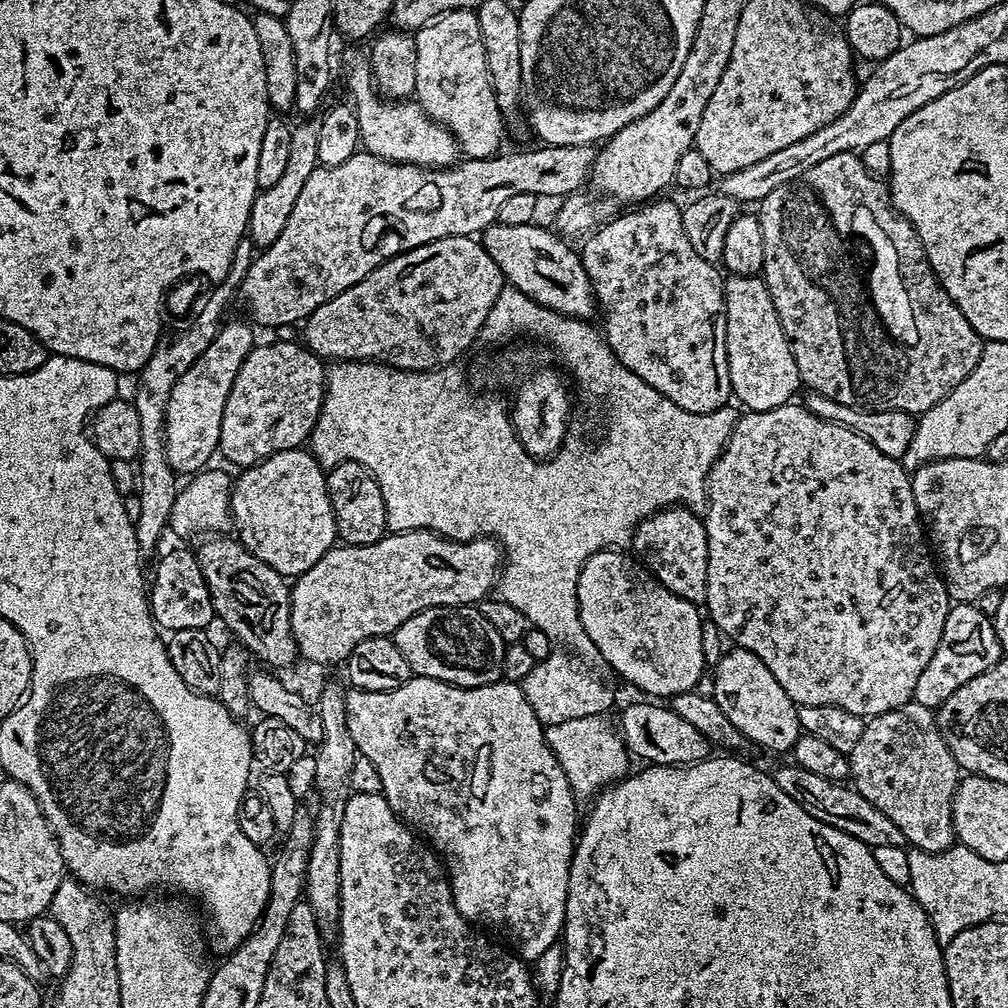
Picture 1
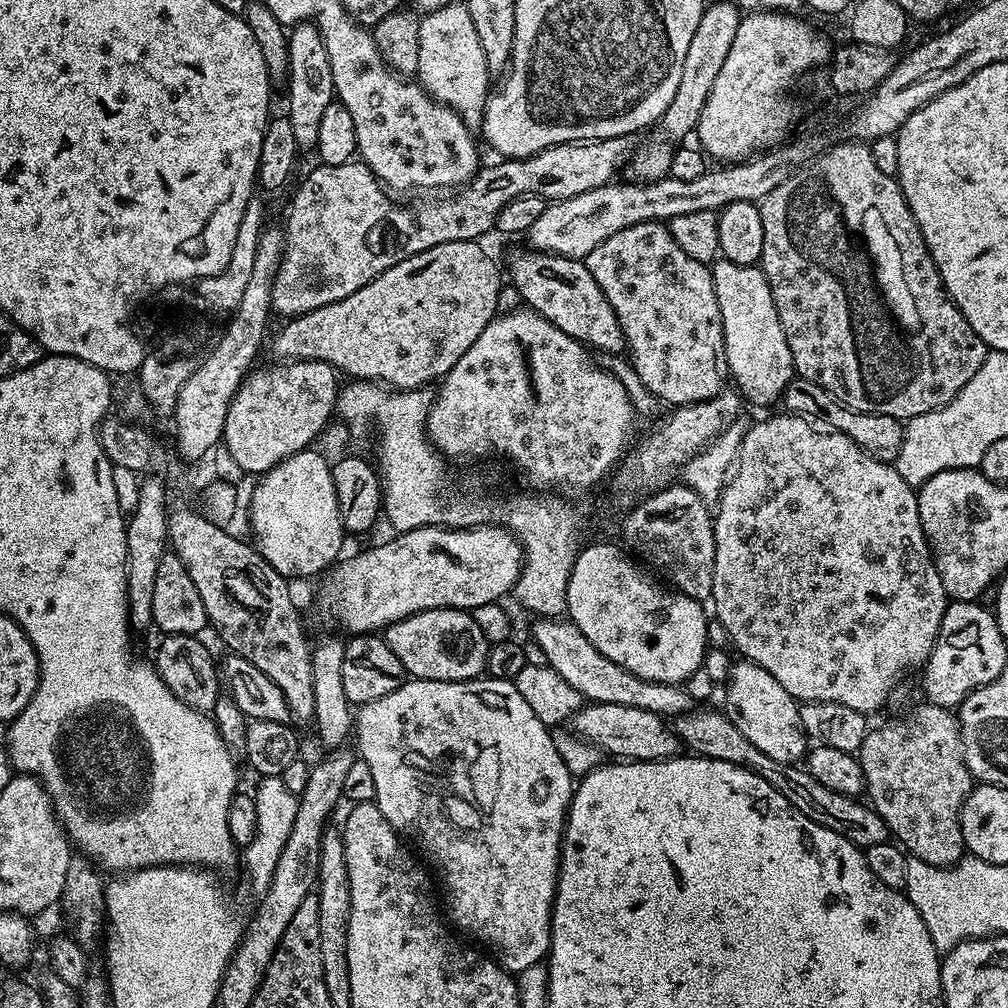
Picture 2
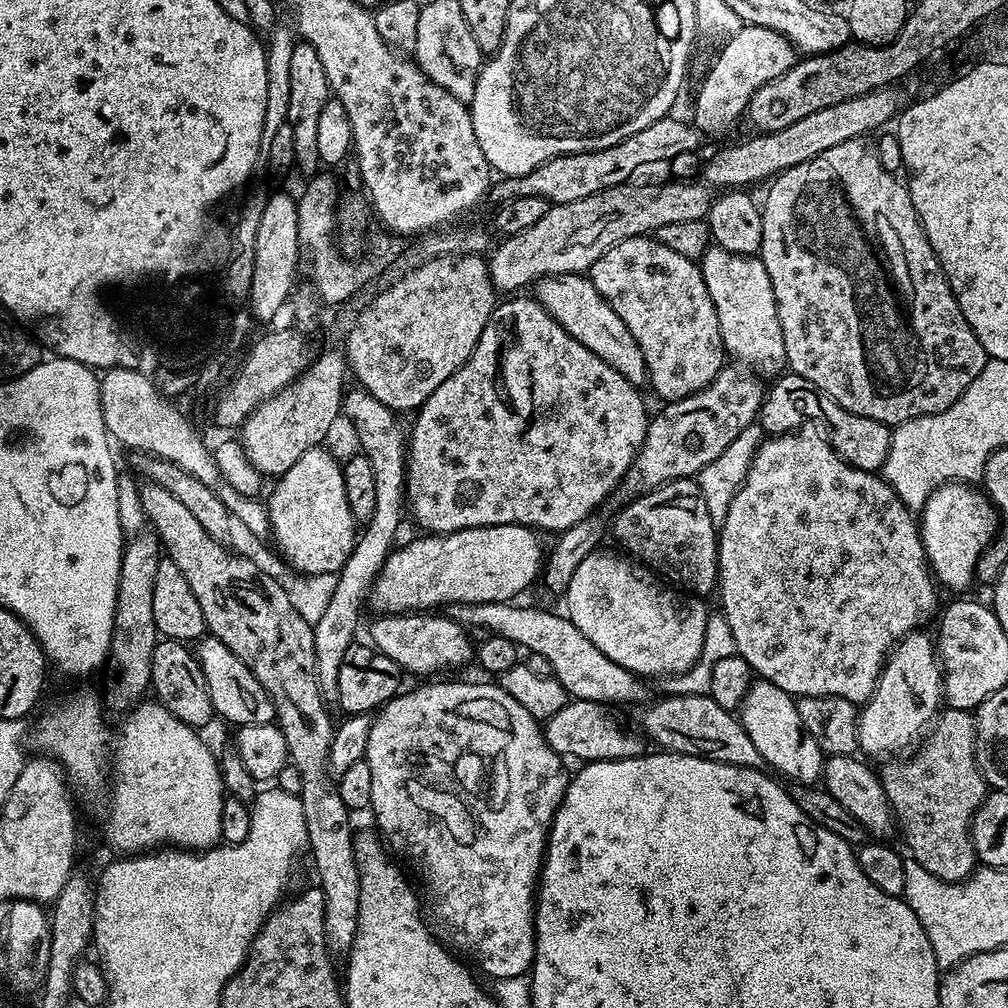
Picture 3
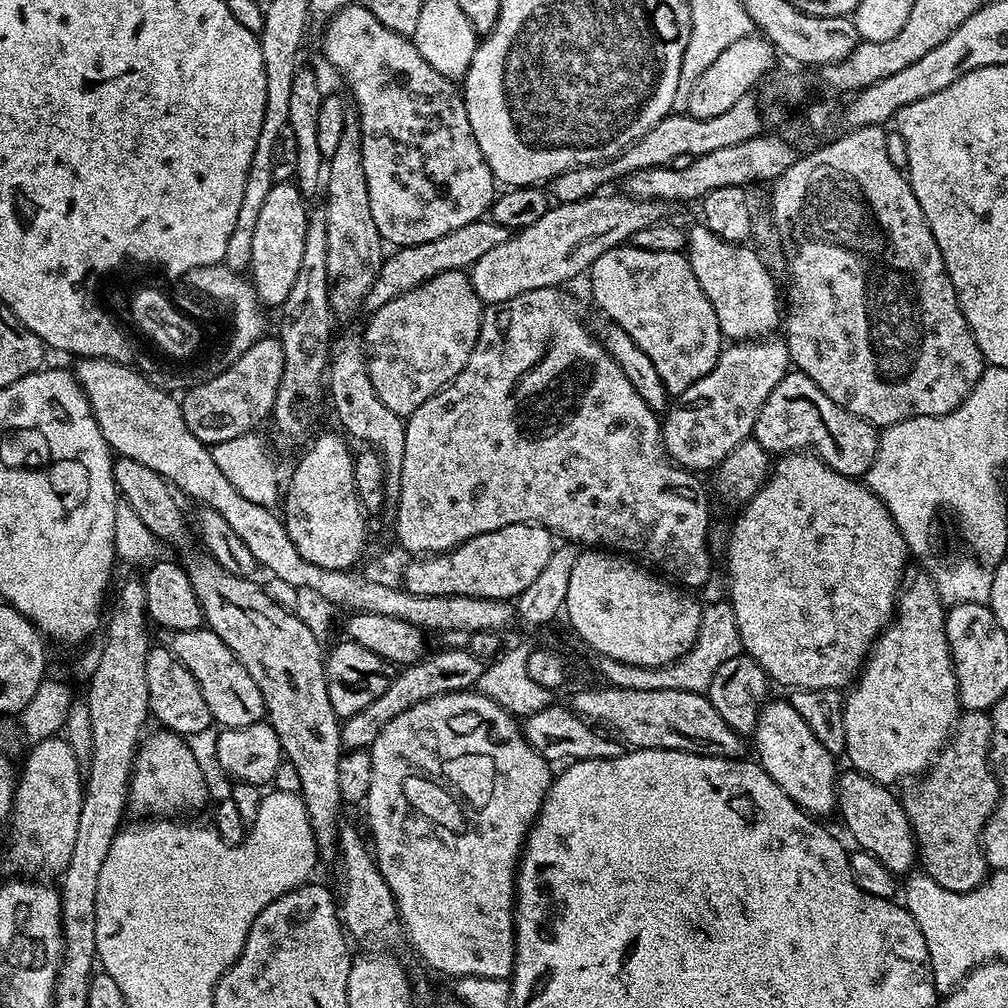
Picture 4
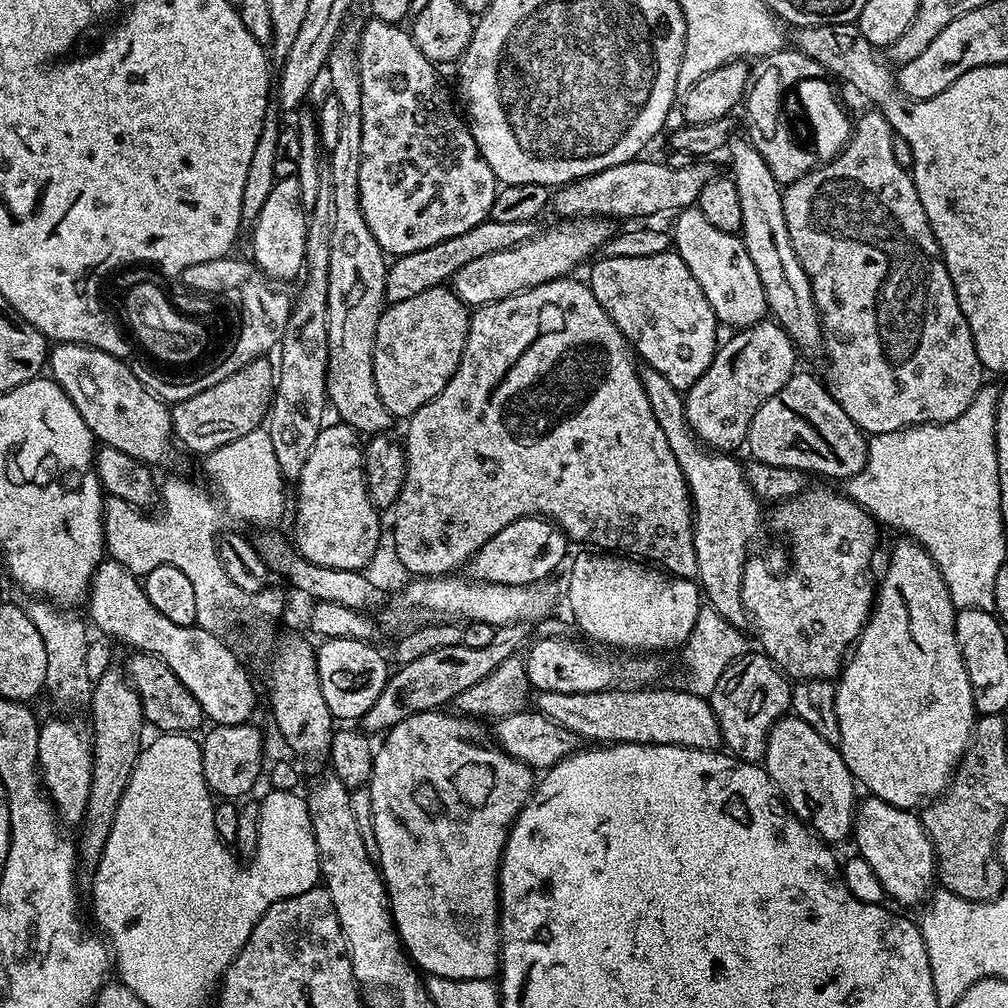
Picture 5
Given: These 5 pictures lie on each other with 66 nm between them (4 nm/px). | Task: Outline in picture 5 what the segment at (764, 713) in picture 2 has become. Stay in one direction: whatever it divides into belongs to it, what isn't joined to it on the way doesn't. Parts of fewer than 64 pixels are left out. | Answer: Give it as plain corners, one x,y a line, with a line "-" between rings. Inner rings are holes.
791,714
784,715
768,732
768,745
762,761
762,767
768,772
769,778
776,783
776,788
783,795
792,813
803,824
808,825
821,840
836,846
839,840
853,835
854,821
858,811
858,785
853,780
846,762
840,757
840,749
835,744
826,742
826,738
818,738
806,722

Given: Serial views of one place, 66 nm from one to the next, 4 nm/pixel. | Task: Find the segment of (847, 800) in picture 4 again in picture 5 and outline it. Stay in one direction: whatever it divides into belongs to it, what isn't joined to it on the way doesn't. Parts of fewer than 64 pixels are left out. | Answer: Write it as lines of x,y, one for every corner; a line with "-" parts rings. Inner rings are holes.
865,795
859,801
854,821
855,840
855,851
866,858
866,862
870,862
870,867
874,874
878,874
878,880
884,887
884,895
889,901
897,900
900,904
920,906
929,899
938,880
936,851
924,828
923,819
915,811
890,806
890,802
882,798

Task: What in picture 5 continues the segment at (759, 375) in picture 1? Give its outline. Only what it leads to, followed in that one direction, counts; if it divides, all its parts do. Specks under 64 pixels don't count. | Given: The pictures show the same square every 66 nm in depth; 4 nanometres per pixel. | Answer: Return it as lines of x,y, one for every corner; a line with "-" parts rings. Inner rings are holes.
695,206
681,208
674,220
676,225
670,228
674,250
682,262
686,262
690,274
694,274
694,282
702,286
702,294
706,294
706,302
710,302
717,321
721,325
729,324
729,329
739,330
765,319
769,311
766,294
741,237
734,232
718,230
718,226
713,226
706,214

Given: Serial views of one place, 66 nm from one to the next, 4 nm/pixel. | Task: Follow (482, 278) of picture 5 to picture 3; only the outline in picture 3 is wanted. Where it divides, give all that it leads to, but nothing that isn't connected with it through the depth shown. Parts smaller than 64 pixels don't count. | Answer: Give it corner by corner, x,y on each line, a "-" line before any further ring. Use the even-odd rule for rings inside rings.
629,182
616,188
607,188
578,202
553,204
549,207
546,218
541,218
535,226
530,226
530,230
522,230
522,234
501,239
501,244
497,248
495,245
487,257
492,287
500,294
516,294
524,290
528,283
529,287
543,276
561,276
571,272
587,273
592,264
598,262
598,258
602,258
606,250
610,250
610,246
626,238
655,234
662,226
670,226
670,222
694,222
705,219
714,199
713,189
703,182
671,182
672,184
660,185
636,183

